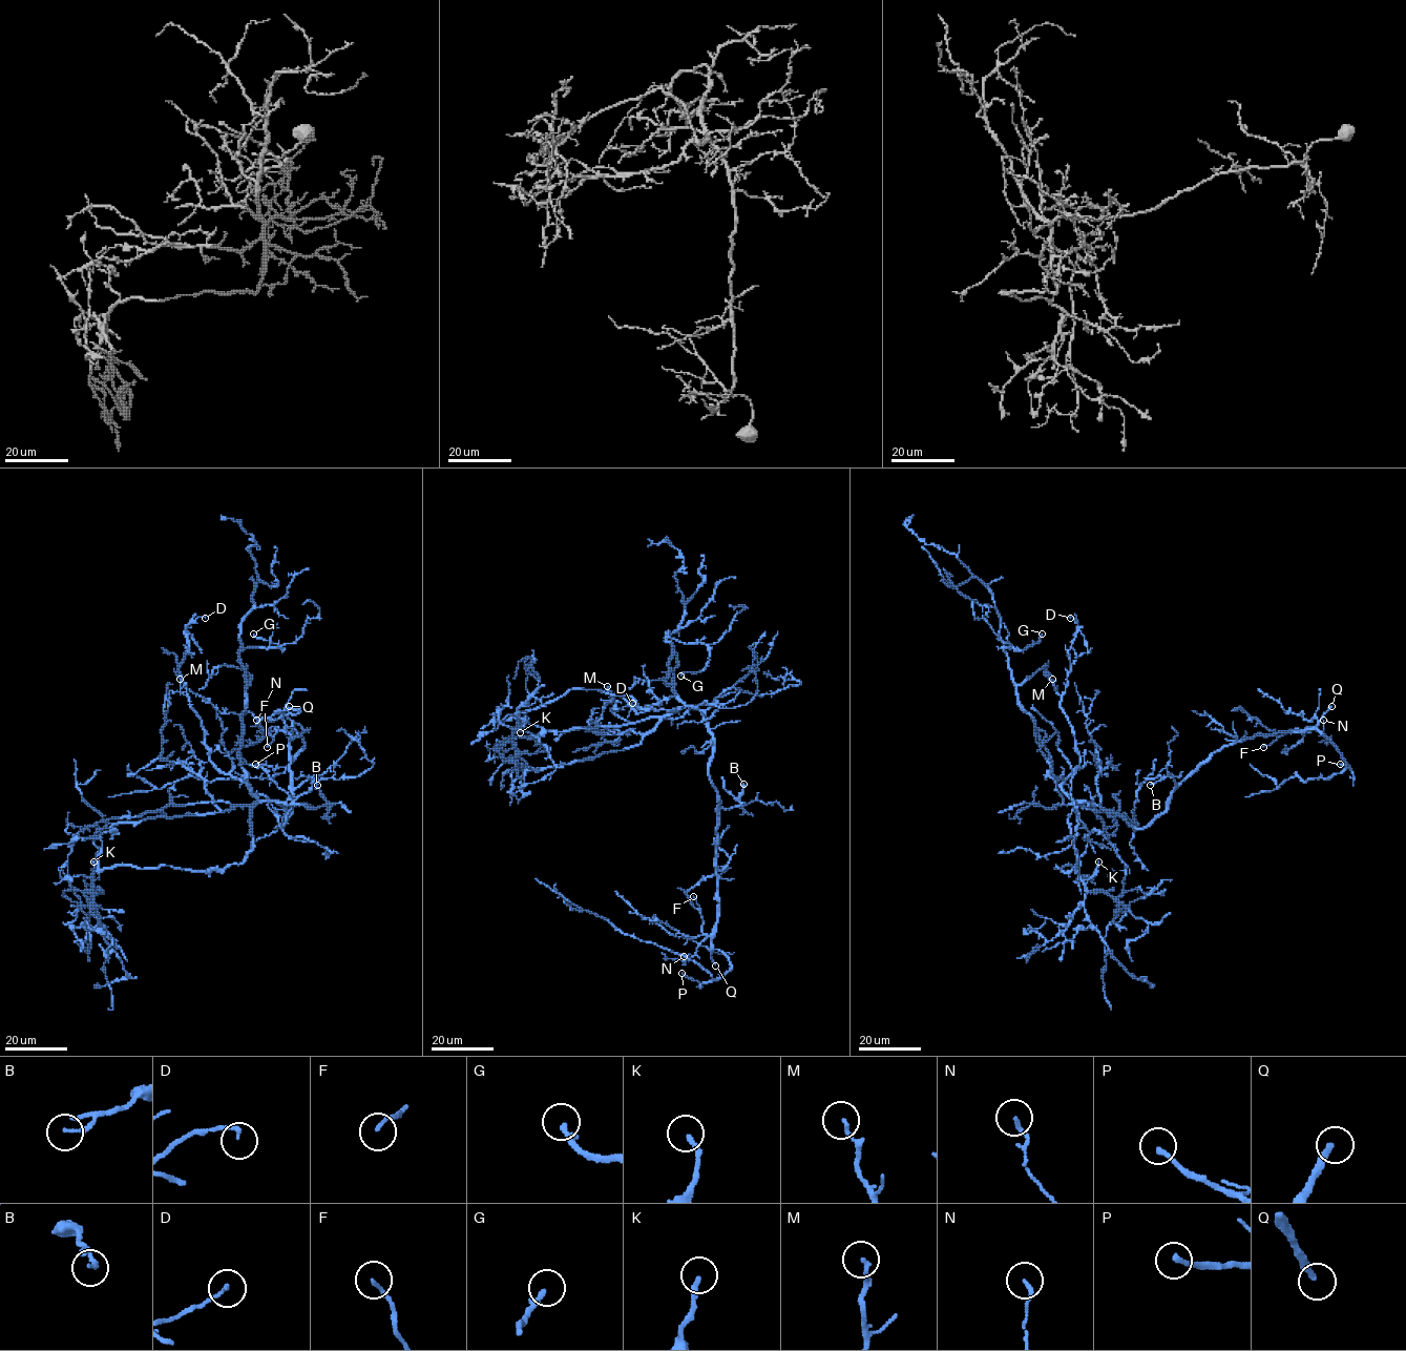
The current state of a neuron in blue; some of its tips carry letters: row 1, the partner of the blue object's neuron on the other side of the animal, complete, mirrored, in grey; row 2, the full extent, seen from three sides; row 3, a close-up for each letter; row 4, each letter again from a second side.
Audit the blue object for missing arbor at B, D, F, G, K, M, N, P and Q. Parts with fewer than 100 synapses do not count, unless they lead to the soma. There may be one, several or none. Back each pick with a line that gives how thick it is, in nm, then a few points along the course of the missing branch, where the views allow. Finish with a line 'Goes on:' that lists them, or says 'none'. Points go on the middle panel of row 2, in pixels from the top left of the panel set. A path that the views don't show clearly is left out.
Q: 240 nm | (715, 965), (717, 986), (714, 984)
Goes on: Q

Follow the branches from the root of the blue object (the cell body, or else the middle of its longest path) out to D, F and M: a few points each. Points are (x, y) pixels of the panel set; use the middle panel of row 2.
D: (708, 772), (712, 736), (699, 711), (676, 695), (637, 713), (616, 693), (605, 704), (632, 703)
F: (708, 772), (719, 799), (716, 829), (717, 919), (709, 935), (702, 933), (700, 910), (693, 896)
M: (708, 772), (712, 736), (699, 711), (672, 695), (636, 713), (623, 698), (607, 689), (607, 686)

